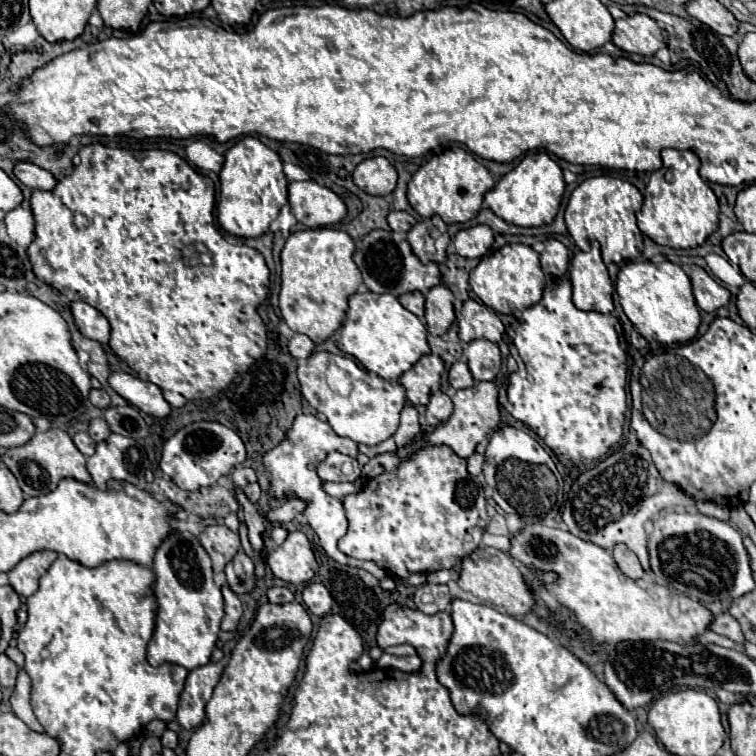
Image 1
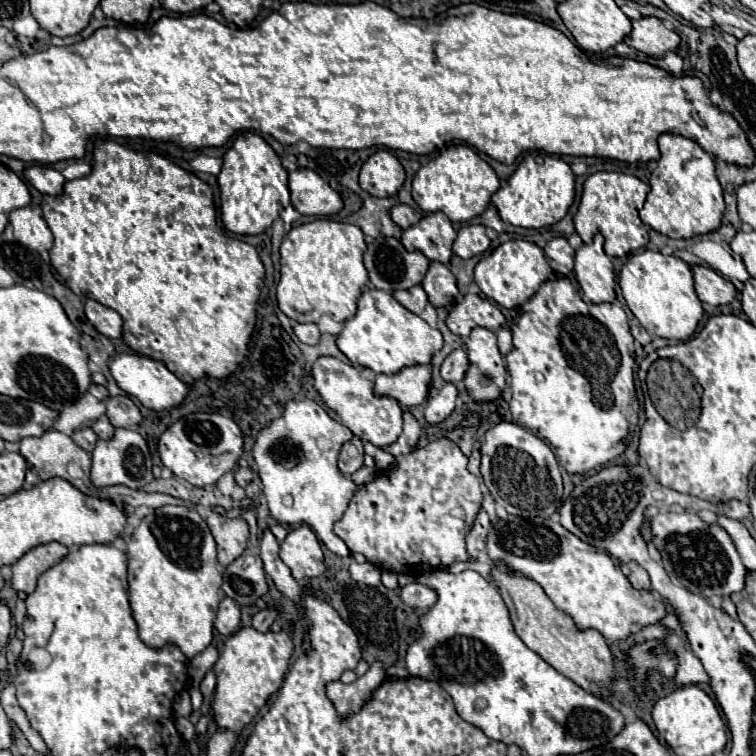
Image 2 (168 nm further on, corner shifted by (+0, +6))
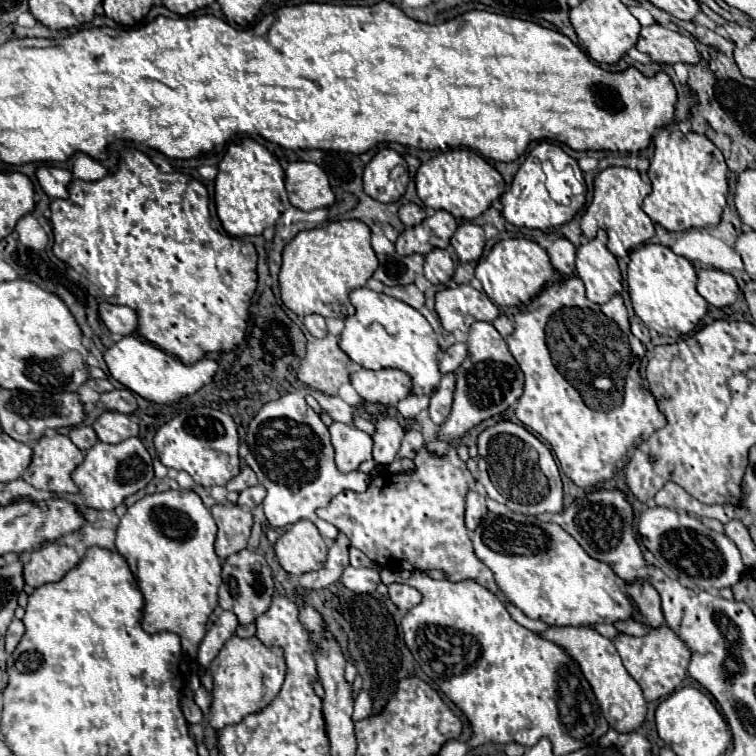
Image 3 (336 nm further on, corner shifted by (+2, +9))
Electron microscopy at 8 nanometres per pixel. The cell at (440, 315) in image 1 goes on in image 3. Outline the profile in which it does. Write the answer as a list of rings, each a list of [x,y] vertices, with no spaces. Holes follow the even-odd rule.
[[[435,248],[425,256],[425,278],[433,286],[449,286],[453,280],[453,272],[455,272],[455,266],[447,250]]]

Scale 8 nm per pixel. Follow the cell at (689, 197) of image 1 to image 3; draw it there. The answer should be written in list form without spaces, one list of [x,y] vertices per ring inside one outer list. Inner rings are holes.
[[[661,128],[657,130],[655,138],[655,156],[649,166],[649,180],[653,184],[651,194],[643,202],[643,212],[657,224],[661,224],[665,230],[681,232],[687,228],[709,228],[717,226],[721,220],[721,212],[725,208],[727,200],[727,164],[723,160],[723,154],[717,150],[711,140],[705,136],[699,136],[695,132],[683,132],[679,128]]]

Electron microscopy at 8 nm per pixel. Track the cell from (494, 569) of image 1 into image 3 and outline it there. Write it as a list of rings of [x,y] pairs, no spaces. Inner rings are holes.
[[[573,626],[547,628],[539,636],[557,644],[559,648],[563,648],[565,654],[571,656],[579,664],[583,676],[587,678],[587,682],[591,684],[591,688],[597,696],[597,702],[601,704],[601,710],[603,710],[609,726],[613,726],[619,732],[631,732],[643,724],[643,718],[647,712],[645,698],[641,694],[639,684],[623,668],[623,662],[609,638],[601,636],[593,628],[573,628]]]

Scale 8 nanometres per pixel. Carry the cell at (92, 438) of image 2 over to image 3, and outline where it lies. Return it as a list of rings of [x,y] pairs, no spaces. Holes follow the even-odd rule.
[[[75,426],[75,428],[71,428],[69,438],[81,452],[87,452],[97,442],[97,434],[95,434],[95,430],[91,426]]]

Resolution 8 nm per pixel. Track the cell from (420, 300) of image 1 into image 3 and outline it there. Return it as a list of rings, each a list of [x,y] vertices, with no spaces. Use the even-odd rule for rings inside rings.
[[[407,284],[407,286],[385,286],[385,290],[383,290],[387,296],[393,296],[393,298],[397,298],[397,300],[401,300],[401,302],[405,302],[405,304],[409,304],[409,306],[413,306],[415,310],[421,310],[421,306],[425,304],[425,296],[423,296],[423,292],[415,286],[415,284]]]

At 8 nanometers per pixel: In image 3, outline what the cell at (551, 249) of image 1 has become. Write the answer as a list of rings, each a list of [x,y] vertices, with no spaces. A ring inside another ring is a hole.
[[[557,238],[549,248],[547,254],[551,258],[551,264],[561,274],[575,274],[575,246],[567,238]]]

